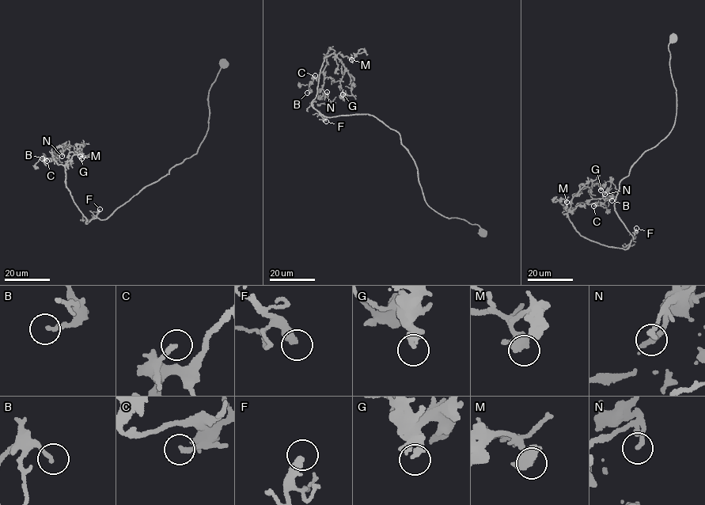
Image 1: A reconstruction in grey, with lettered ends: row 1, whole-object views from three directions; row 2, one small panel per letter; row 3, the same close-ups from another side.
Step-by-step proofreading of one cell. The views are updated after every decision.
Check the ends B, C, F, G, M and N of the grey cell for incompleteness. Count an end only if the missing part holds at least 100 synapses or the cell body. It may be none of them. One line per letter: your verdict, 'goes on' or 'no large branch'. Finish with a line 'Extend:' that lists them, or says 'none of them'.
B: no large branch
C: no large branch
F: goes on
G: no large branch
M: no large branch
N: no large branch
Extend: F

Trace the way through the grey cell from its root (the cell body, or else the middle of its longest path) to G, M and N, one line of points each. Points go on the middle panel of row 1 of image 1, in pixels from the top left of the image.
G: (481, 231), (427, 205), (396, 131), (314, 108), (332, 54), (351, 80), (343, 94)
M: (481, 231), (427, 205), (396, 131), (367, 113), (324, 116), (314, 108), (324, 58), (351, 59)
N: (481, 231), (427, 205), (396, 131), (367, 113), (324, 116), (314, 108), (329, 47), (327, 92)

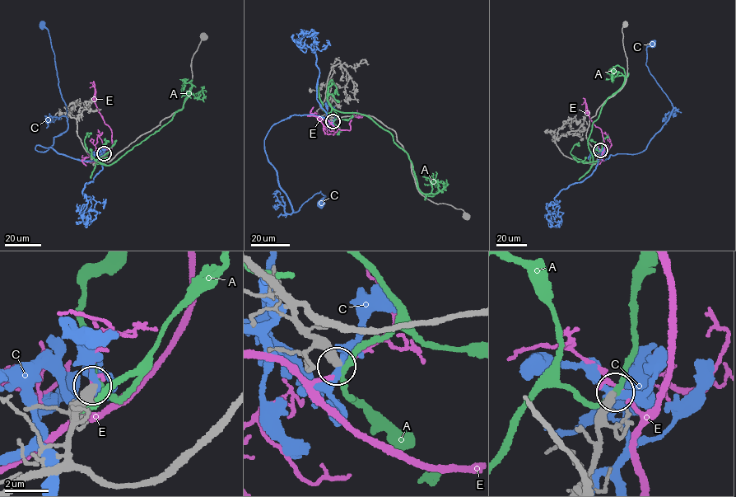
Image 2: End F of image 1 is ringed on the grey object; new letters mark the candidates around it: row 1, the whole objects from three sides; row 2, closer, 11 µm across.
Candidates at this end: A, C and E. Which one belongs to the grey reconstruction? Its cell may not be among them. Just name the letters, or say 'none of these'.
none of these

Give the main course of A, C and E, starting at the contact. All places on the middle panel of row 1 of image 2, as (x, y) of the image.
A: (333, 121), (330, 104), (365, 114), (407, 152), (421, 191), (438, 189), (435, 180), (424, 183)
C: (333, 120), (291, 115), (274, 123), (264, 140), (268, 161), (293, 212), (320, 191), (325, 196), (320, 203)
E: (333, 121), (331, 124), (336, 128), (350, 131), (351, 117), (353, 114), (358, 116)

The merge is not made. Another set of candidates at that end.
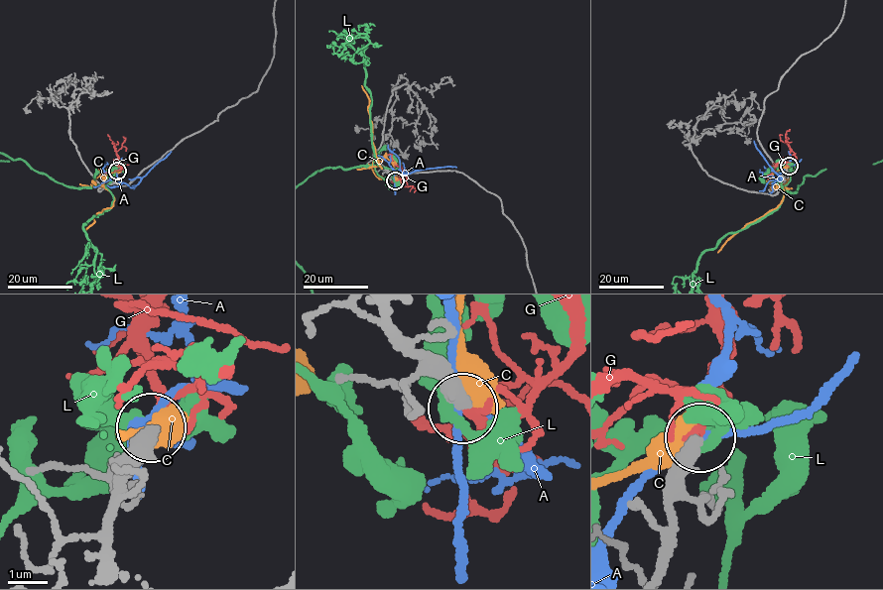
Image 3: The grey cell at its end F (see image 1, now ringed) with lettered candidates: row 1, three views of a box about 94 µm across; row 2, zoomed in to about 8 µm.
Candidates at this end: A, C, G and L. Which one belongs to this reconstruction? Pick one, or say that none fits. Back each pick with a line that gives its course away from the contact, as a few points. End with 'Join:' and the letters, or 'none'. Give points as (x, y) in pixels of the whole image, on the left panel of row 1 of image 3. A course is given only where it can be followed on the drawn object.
G: via (117, 171), (116, 153), (125, 139), (122, 136)
Join: G

